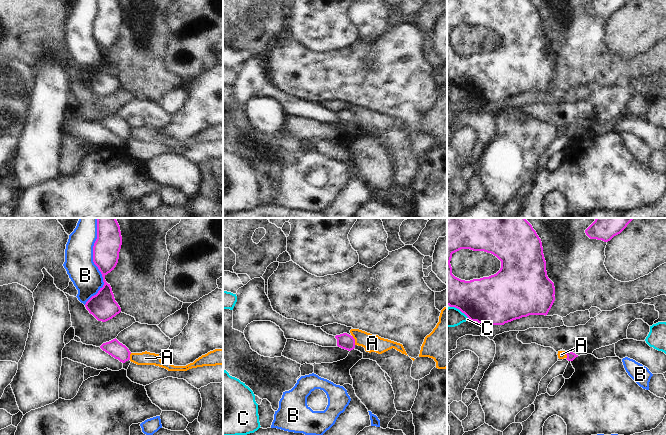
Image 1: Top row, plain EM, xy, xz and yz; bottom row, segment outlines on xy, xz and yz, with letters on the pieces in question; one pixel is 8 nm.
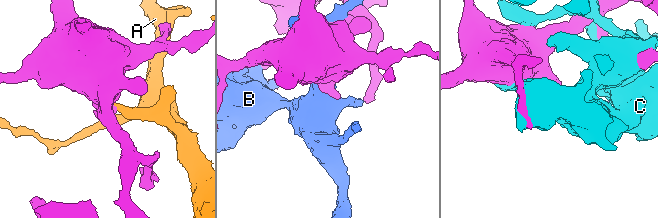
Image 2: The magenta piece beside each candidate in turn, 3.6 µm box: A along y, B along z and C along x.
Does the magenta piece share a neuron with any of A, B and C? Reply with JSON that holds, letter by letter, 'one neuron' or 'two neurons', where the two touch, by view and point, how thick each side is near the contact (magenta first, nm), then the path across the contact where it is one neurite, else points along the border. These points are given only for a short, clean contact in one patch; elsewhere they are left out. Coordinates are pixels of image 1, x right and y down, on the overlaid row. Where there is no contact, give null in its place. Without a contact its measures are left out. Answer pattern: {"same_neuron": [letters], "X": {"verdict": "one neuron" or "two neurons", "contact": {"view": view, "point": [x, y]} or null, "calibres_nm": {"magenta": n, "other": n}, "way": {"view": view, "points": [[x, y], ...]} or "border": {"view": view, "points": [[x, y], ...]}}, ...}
{"same_neuron": [], "A": {"verdict": "two neurons", "contact": {"view": "xz", "point": [354, 340]}, "calibres_nm": {"magenta": 130, "other": 140}, "border": {"view": "xz", "points": [[352, 335], [355, 344]]}}, "B": {"verdict": "two neurons", "contact": {"view": "xy", "point": [93, 261]}, "calibres_nm": {"magenta": 220, "other": 240}}, "C": {"verdict": "two neurons", "contact": {"view": "yz", "point": [461, 311]}, "calibres_nm": {"magenta": 380, "other": 160}}}

